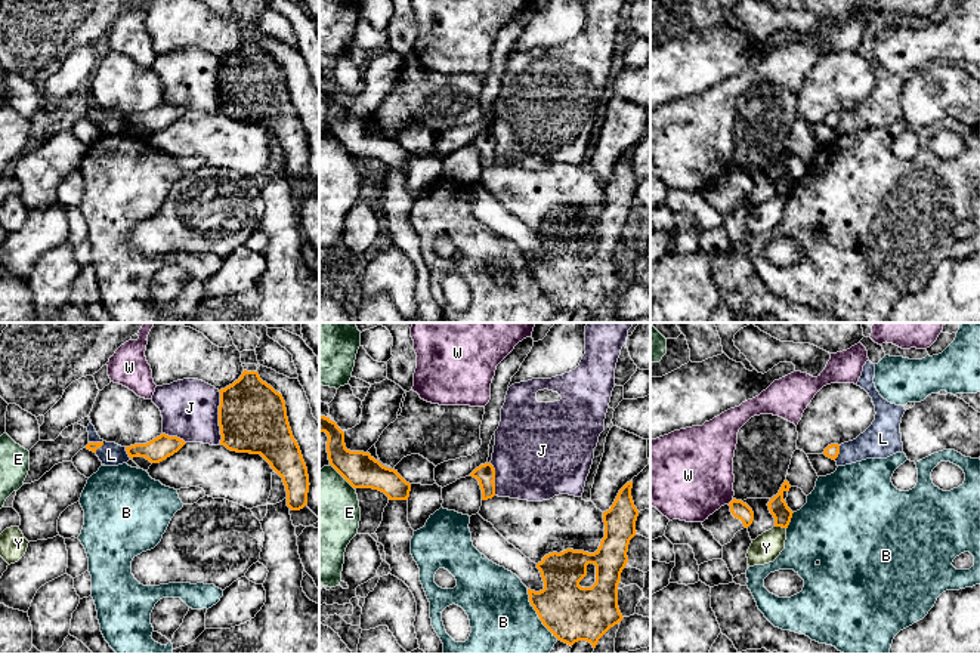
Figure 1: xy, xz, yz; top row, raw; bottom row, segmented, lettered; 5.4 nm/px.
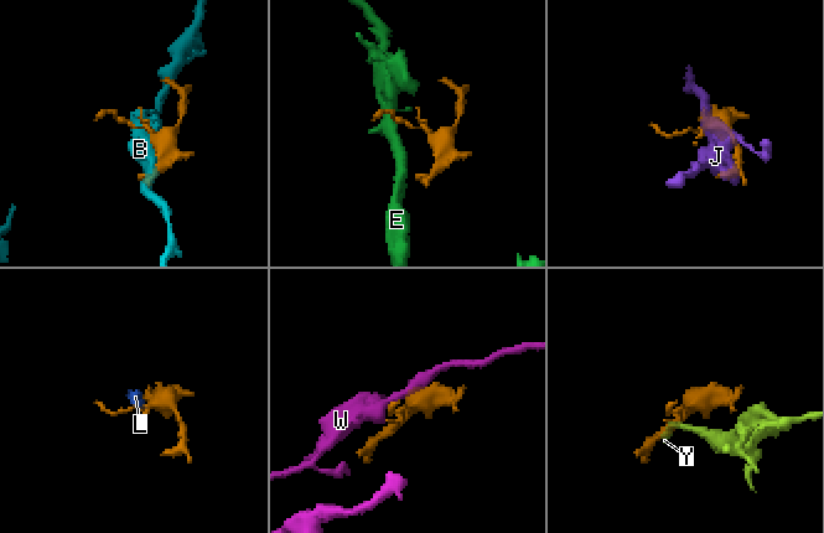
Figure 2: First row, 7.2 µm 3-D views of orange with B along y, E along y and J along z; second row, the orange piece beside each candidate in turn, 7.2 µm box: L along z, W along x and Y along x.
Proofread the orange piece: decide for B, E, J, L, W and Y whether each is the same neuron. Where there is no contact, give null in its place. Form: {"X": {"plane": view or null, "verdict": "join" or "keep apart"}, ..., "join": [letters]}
{"B": {"plane": "xz", "verdict": "keep apart"}, "E": {"plane": "xz", "verdict": "keep apart"}, "J": {"plane": "xy", "verdict": "keep apart"}, "L": {"plane": "yz", "verdict": "keep apart"}, "W": {"plane": "yz", "verdict": "keep apart"}, "Y": {"plane": "yz", "verdict": "keep apart"}, "join": []}

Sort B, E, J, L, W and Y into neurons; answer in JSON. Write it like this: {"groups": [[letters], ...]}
{"groups": [["B"], ["E"], ["J"], ["L"], ["W"], ["Y"]]}

